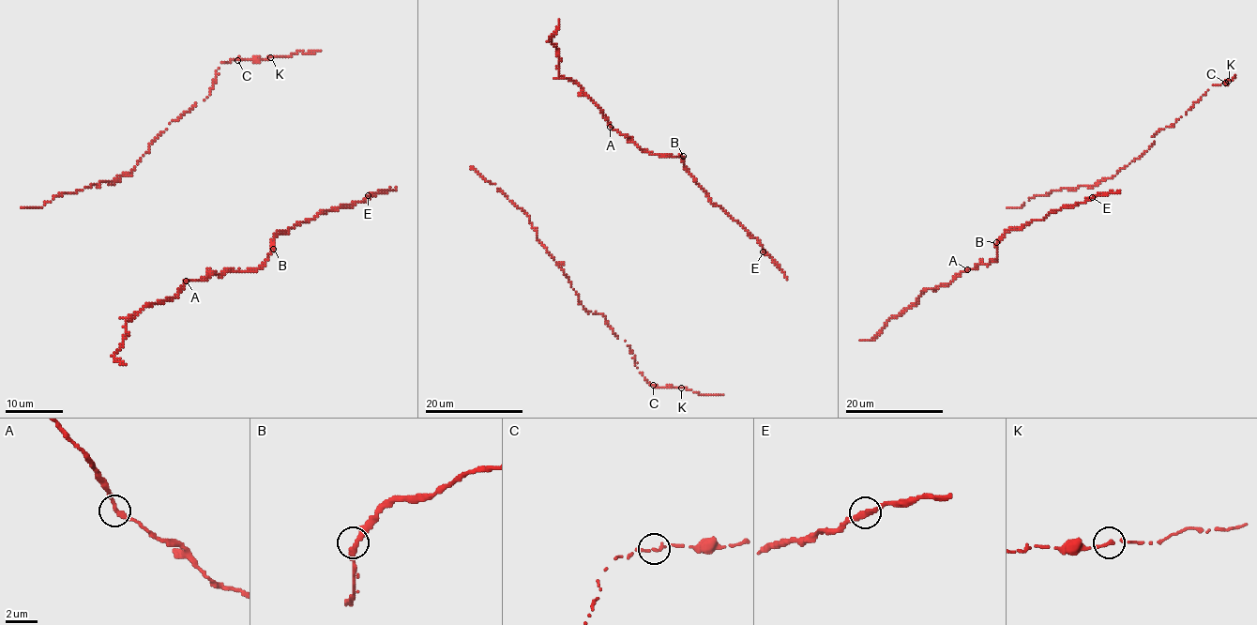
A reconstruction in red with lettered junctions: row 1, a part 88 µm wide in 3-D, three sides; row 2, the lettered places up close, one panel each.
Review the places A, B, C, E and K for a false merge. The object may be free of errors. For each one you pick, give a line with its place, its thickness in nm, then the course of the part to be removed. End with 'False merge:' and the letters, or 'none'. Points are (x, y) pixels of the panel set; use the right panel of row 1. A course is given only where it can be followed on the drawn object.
C: (1225, 83) | 200 nm | (1224, 83), (1212, 85), (1110, 178), (1007, 207)
False merge: C

